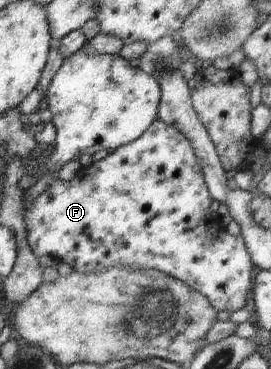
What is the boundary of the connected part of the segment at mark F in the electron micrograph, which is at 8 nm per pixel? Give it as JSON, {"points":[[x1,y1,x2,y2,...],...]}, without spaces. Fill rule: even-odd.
{"points":[[159,119,153,121,139,139,131,143,119,146,103,158,94,162,91,166,81,169,75,176,69,180,53,179,48,189,45,190,35,203,24,208,24,222,27,228,27,241,31,251,39,258,41,255,52,255,60,263,67,264,73,271,89,275,90,273,104,272,111,267,130,267,143,268,146,270,159,270,168,276,174,277,183,283,186,283,191,289,202,293,217,311,229,311,229,313,240,310,245,307,248,293,251,293,253,283,251,282,251,269,254,263,247,251,244,239,240,235,227,235,227,230,219,225,219,215,216,218,209,209,213,198,209,195,207,184,204,180,200,163,195,157,194,149,191,147,189,140,174,126],[223,231,223,243,219,243,219,232]]}

